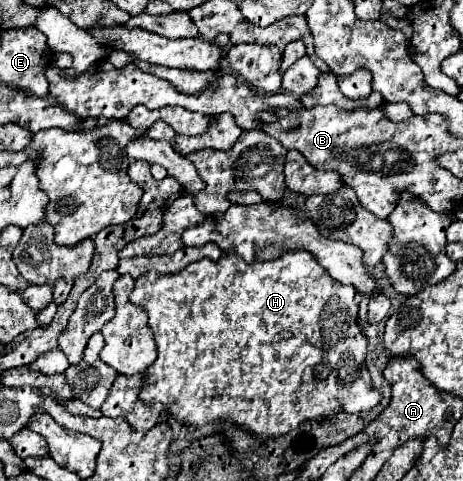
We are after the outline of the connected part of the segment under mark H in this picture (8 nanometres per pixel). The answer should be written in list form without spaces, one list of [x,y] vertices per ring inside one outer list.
[[[291,251],[283,253],[281,257],[273,261],[263,261],[263,263],[245,263],[239,261],[239,257],[231,257],[231,253],[223,253],[219,261],[209,261],[201,259],[191,265],[187,265],[181,273],[159,277],[157,273],[145,273],[137,279],[135,291],[131,293],[131,303],[141,305],[147,311],[149,317],[149,327],[155,333],[155,345],[157,345],[157,359],[149,369],[143,373],[143,387],[139,393],[139,401],[145,405],[149,403],[161,403],[165,407],[165,413],[189,427],[201,427],[213,421],[231,421],[237,427],[253,433],[259,439],[269,439],[269,437],[281,437],[295,429],[303,421],[321,421],[327,417],[335,417],[337,413],[363,413],[371,411],[379,401],[381,395],[379,391],[373,389],[371,377],[365,365],[365,353],[367,353],[367,341],[357,327],[357,305],[353,301],[355,289],[351,285],[341,285],[335,281],[327,269],[319,265],[319,261],[307,253],[307,251]]]

